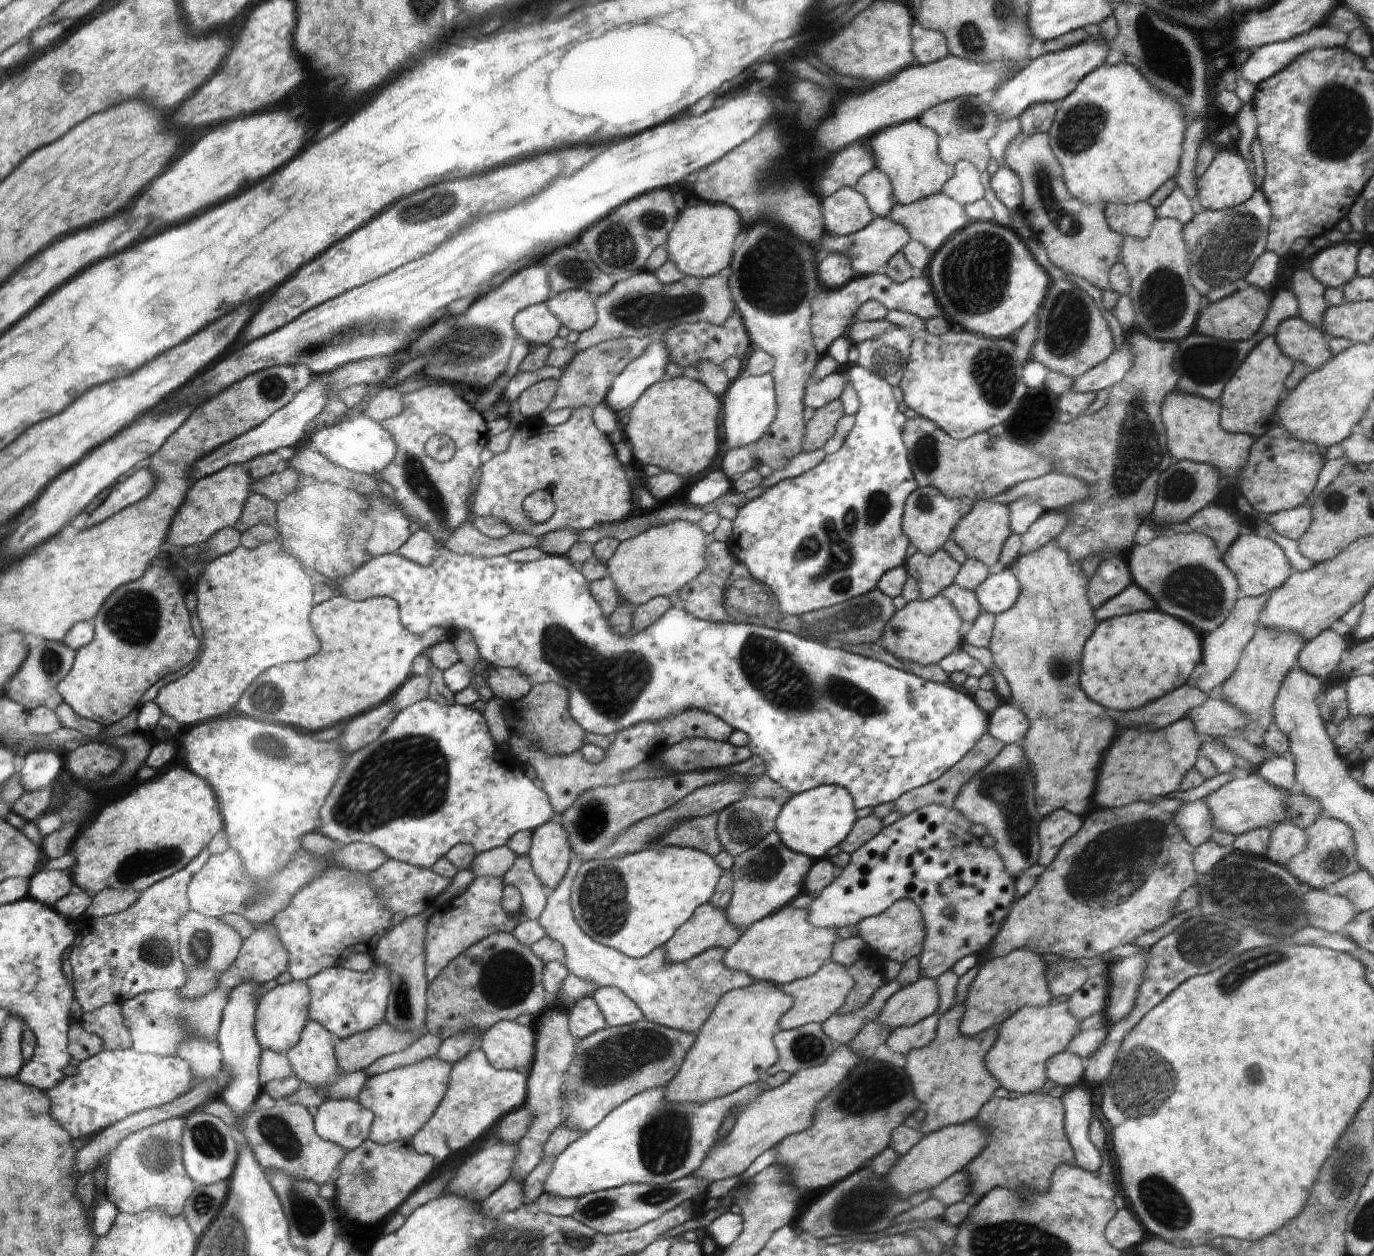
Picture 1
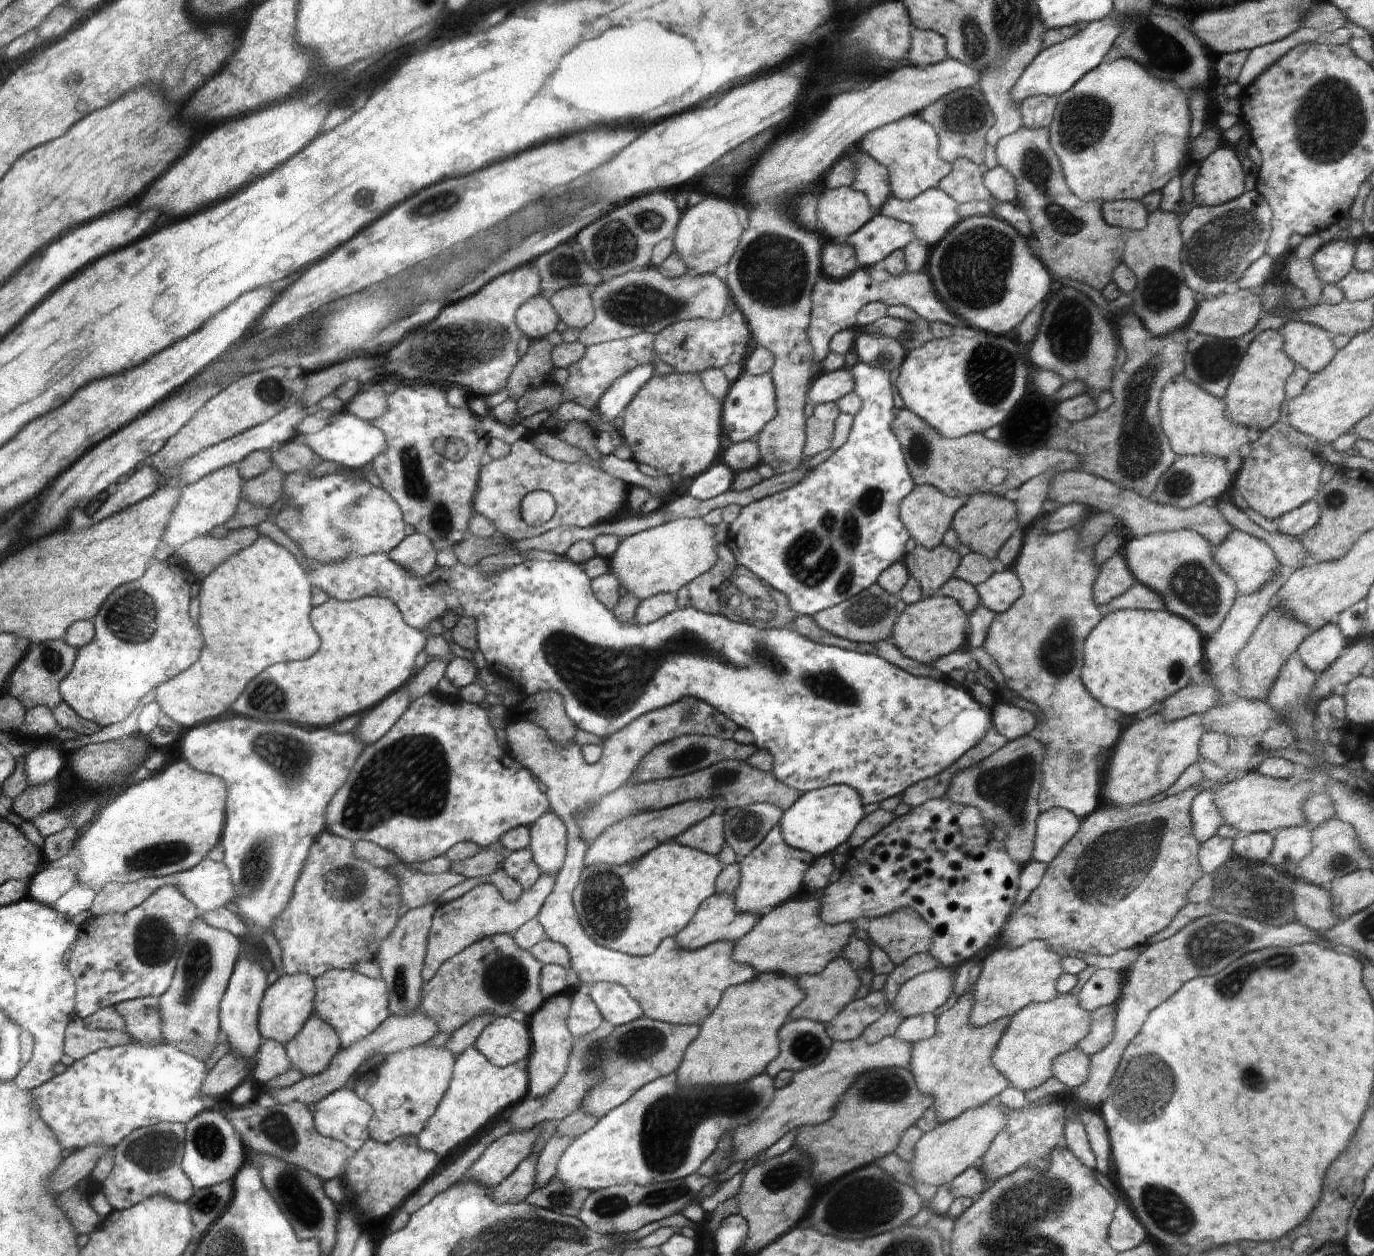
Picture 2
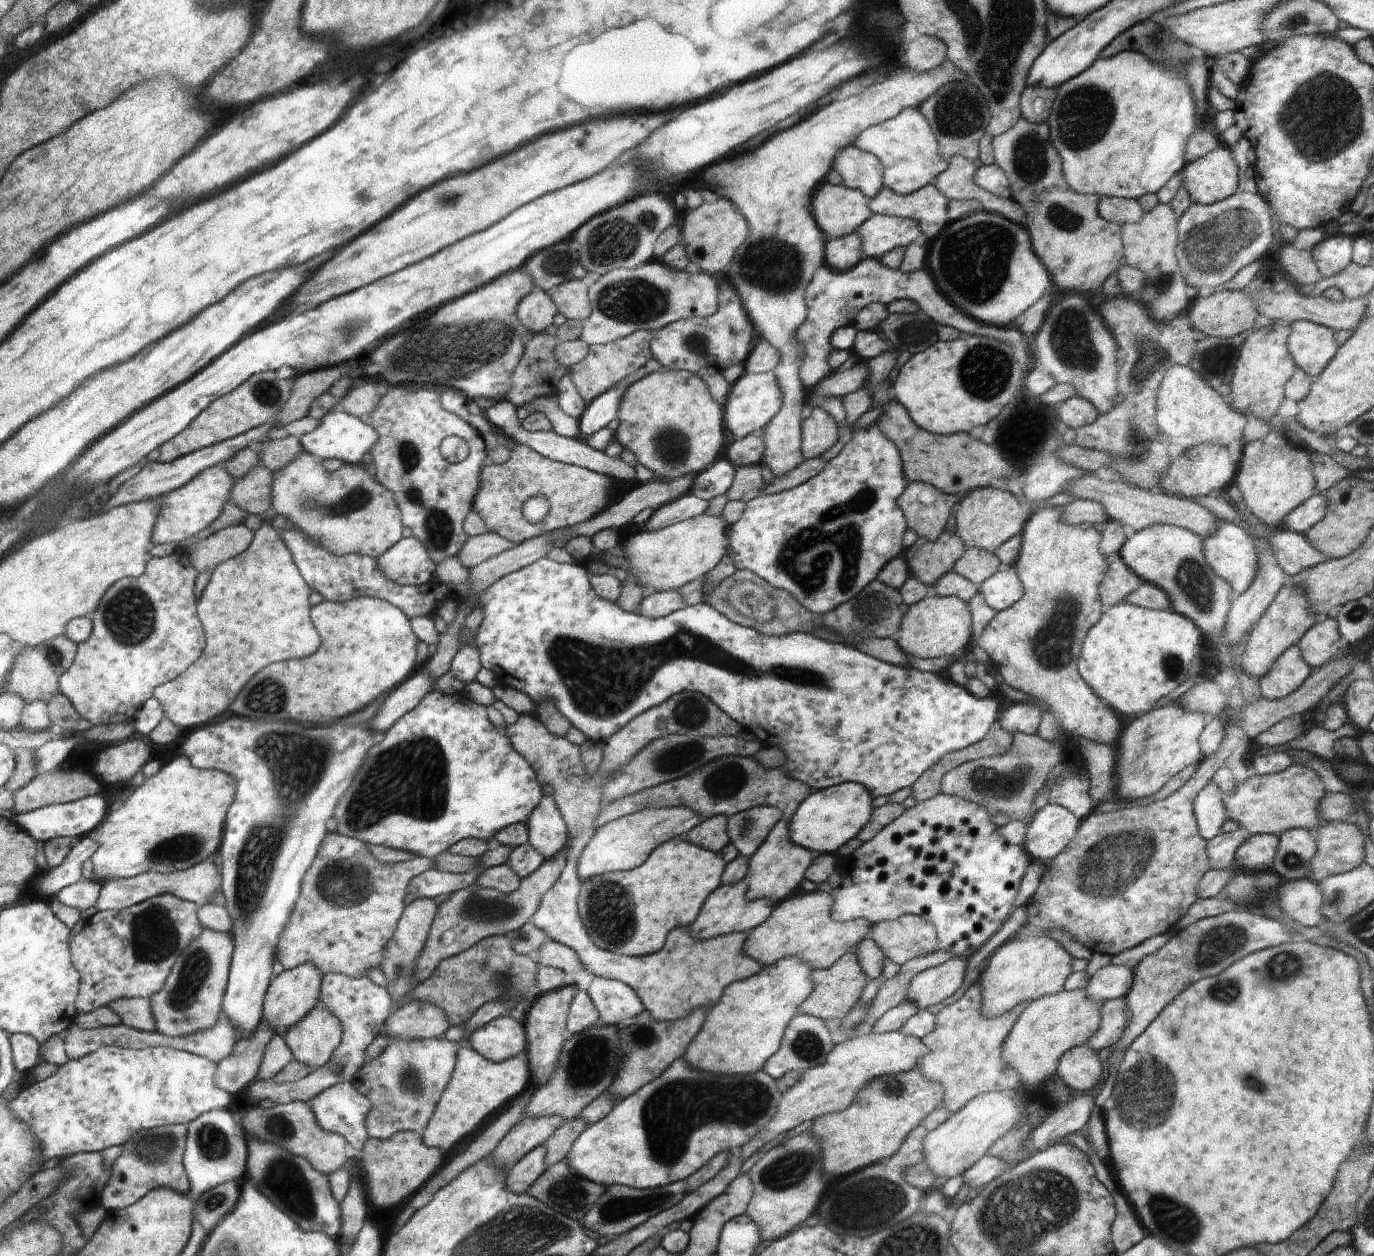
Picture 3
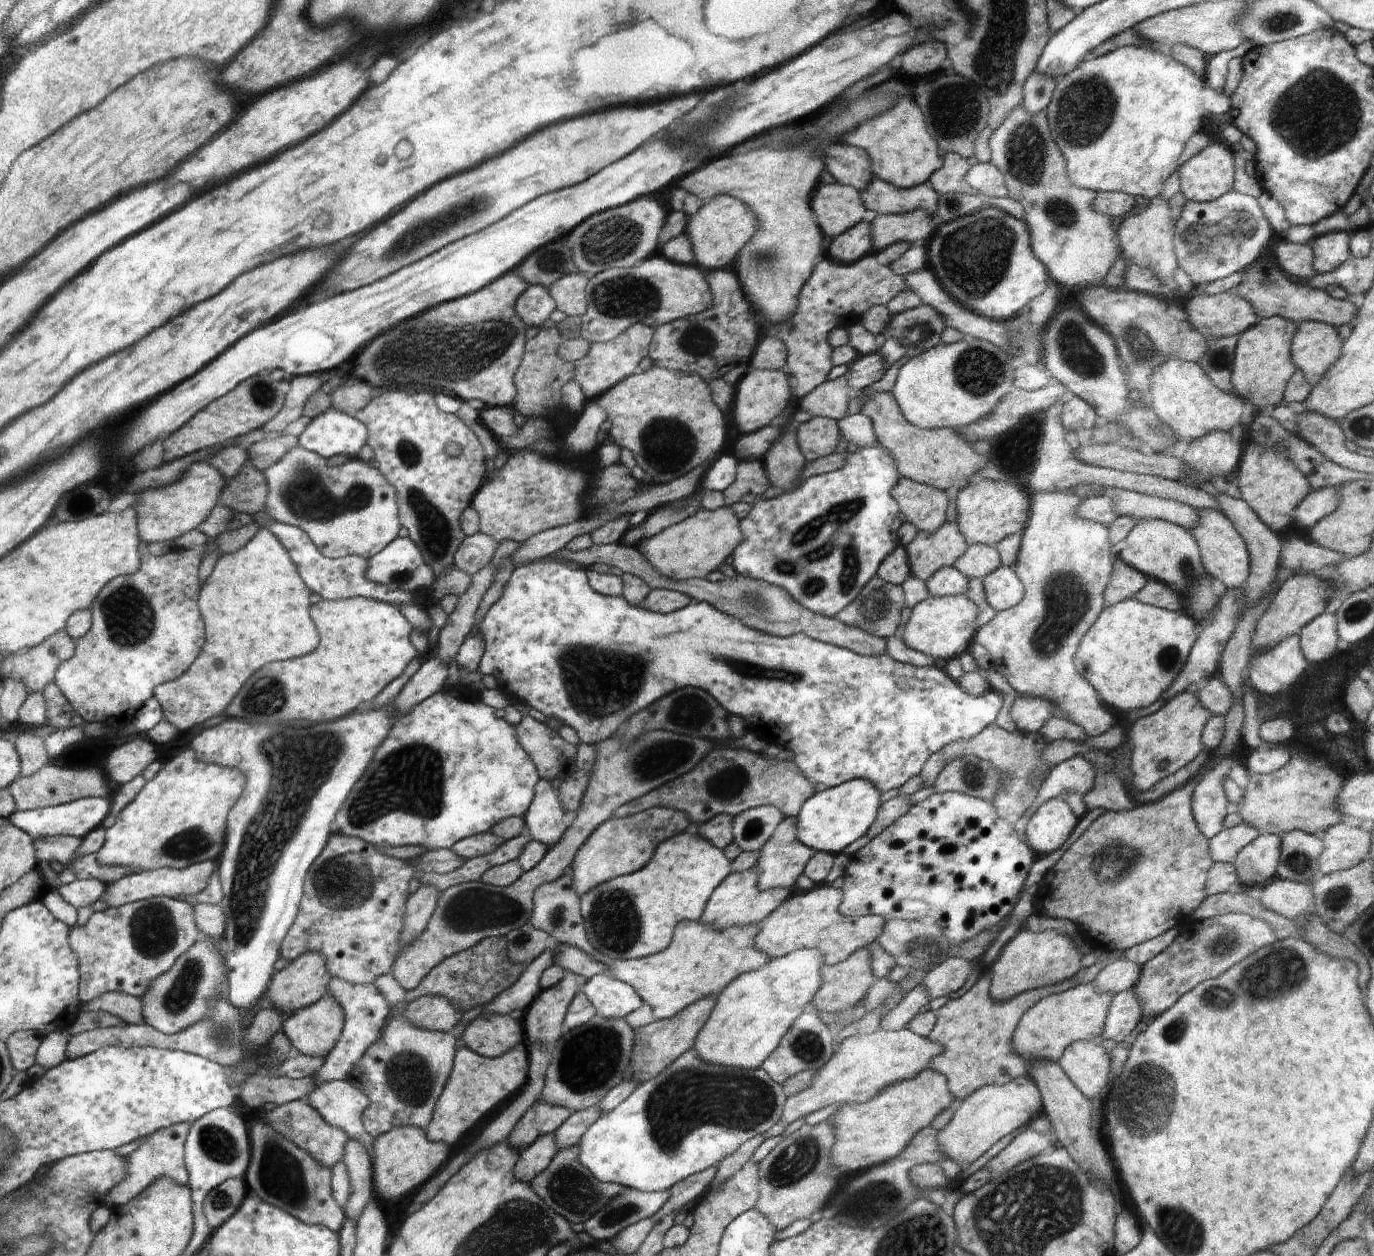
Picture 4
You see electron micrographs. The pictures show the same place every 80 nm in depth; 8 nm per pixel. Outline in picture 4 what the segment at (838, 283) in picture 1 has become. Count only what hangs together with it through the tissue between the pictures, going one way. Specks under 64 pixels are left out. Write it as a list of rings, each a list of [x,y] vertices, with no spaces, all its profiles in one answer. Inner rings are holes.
[[[864,221],[833,239],[828,254],[835,262],[850,264],[874,253],[874,246],[871,224]]]

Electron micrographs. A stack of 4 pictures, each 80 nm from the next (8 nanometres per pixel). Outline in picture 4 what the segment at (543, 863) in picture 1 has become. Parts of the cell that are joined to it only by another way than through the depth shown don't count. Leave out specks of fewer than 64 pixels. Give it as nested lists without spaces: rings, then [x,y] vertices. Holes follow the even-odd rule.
[[[539,777],[531,810],[523,816],[528,834],[534,841],[544,843],[548,848],[560,842],[566,830],[564,812],[558,797],[548,779]]]

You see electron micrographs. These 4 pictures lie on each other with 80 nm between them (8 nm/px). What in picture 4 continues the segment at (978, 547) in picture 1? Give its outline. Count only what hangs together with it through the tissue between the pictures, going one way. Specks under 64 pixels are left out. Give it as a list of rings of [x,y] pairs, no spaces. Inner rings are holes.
[[[977,478],[968,482],[962,490],[957,490],[955,497],[958,527],[973,543],[994,545],[1006,539],[1008,535],[1022,534],[1026,520],[1030,520],[1028,510],[1031,508],[1028,496],[1018,486],[1014,486],[1014,482]]]

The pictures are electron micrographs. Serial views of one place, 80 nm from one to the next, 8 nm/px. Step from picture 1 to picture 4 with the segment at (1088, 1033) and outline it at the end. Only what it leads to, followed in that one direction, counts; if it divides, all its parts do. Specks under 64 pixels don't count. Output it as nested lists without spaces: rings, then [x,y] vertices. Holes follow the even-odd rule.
[[[1135,988],[1117,992],[1108,1007],[1103,1034],[1099,1041],[1106,1046],[1124,1041],[1142,1018],[1143,1004],[1139,1001]]]

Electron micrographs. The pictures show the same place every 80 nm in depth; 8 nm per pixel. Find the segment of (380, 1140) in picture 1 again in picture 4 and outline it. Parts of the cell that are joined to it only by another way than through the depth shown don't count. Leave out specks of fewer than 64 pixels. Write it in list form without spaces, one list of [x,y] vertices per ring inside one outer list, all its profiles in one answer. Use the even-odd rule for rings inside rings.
[[[391,973],[380,977],[374,985],[387,1000],[394,1016],[346,1079],[370,1098],[370,1106],[363,1112],[363,1124],[372,1138],[399,1126],[418,1127],[425,1132],[435,1104],[446,1089],[448,1076],[451,1076],[452,1060],[455,1060],[454,1052],[457,1051],[454,1046],[458,1037],[454,1032],[433,1031],[407,1021],[405,1009],[408,1004],[405,999],[408,992]]]

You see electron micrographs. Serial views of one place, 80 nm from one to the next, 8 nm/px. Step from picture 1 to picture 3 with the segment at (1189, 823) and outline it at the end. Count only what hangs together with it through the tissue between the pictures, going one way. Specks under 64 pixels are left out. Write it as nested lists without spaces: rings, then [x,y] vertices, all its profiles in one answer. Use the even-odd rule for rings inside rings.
[[[1210,781],[1194,799],[1193,811],[1200,836],[1205,841],[1218,836],[1222,825],[1228,818],[1227,808],[1224,806],[1225,794],[1219,786]]]

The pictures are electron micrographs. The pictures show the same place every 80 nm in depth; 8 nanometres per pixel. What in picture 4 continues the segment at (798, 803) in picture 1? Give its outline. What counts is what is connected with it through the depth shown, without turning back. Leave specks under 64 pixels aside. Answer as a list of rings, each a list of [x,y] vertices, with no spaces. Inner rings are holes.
[[[852,779],[838,787],[820,787],[796,816],[797,836],[810,848],[839,855],[873,826],[882,806],[880,795],[880,788],[864,779]]]

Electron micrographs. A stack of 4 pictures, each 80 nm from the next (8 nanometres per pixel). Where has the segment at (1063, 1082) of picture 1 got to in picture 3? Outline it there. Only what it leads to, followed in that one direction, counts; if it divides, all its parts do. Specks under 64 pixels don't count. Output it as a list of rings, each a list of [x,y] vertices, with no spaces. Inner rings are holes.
[[[1088,1044],[1074,1046],[1058,1059],[1057,1075],[1071,1089],[1086,1093],[1095,1088],[1103,1076],[1102,1054]]]

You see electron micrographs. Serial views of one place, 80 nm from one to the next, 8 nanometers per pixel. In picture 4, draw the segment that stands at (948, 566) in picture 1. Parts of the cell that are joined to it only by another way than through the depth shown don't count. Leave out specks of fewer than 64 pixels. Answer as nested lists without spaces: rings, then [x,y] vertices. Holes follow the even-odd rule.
[[[944,521],[942,526],[934,532],[918,531],[913,541],[906,546],[907,557],[911,574],[925,582],[943,566],[953,566],[958,562],[960,556],[966,554],[968,547],[972,546],[972,541],[964,536],[958,527],[957,521]]]

